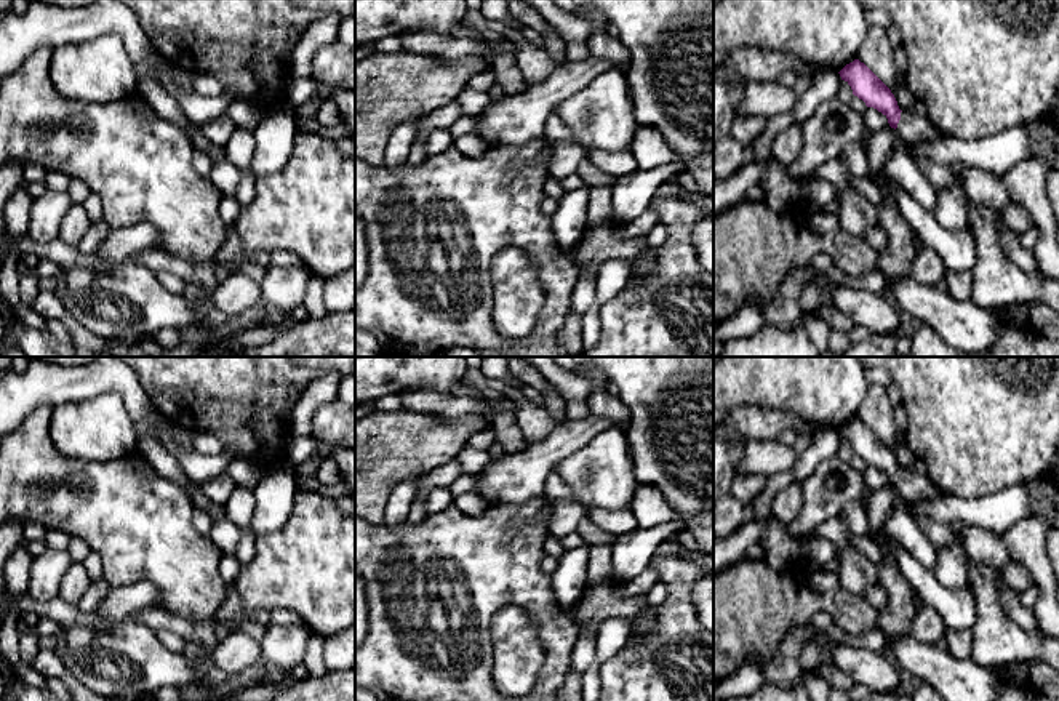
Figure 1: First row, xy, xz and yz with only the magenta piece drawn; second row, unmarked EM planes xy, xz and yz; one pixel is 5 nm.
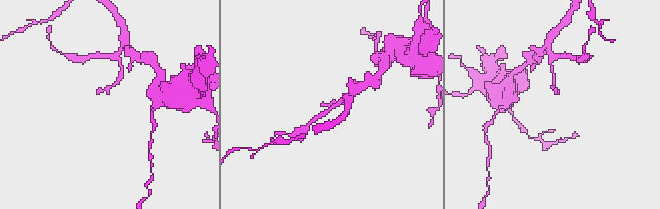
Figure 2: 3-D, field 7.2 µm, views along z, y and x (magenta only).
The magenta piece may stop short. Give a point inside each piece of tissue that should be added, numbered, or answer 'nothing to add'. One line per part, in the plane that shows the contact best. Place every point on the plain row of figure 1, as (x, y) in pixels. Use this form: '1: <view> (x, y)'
1: yz (914, 487)

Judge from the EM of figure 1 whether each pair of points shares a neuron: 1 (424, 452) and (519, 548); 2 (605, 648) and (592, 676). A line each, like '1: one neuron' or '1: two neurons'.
1: two neurons
2: one neuron

